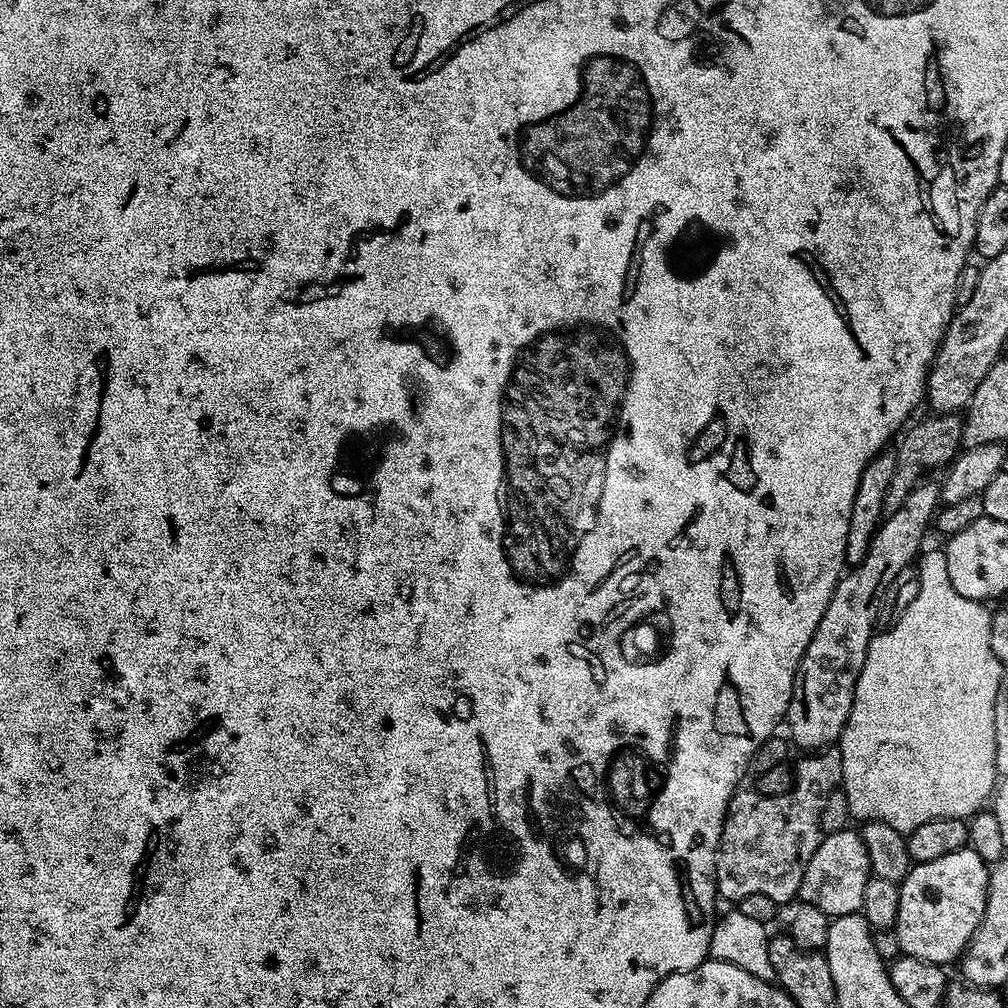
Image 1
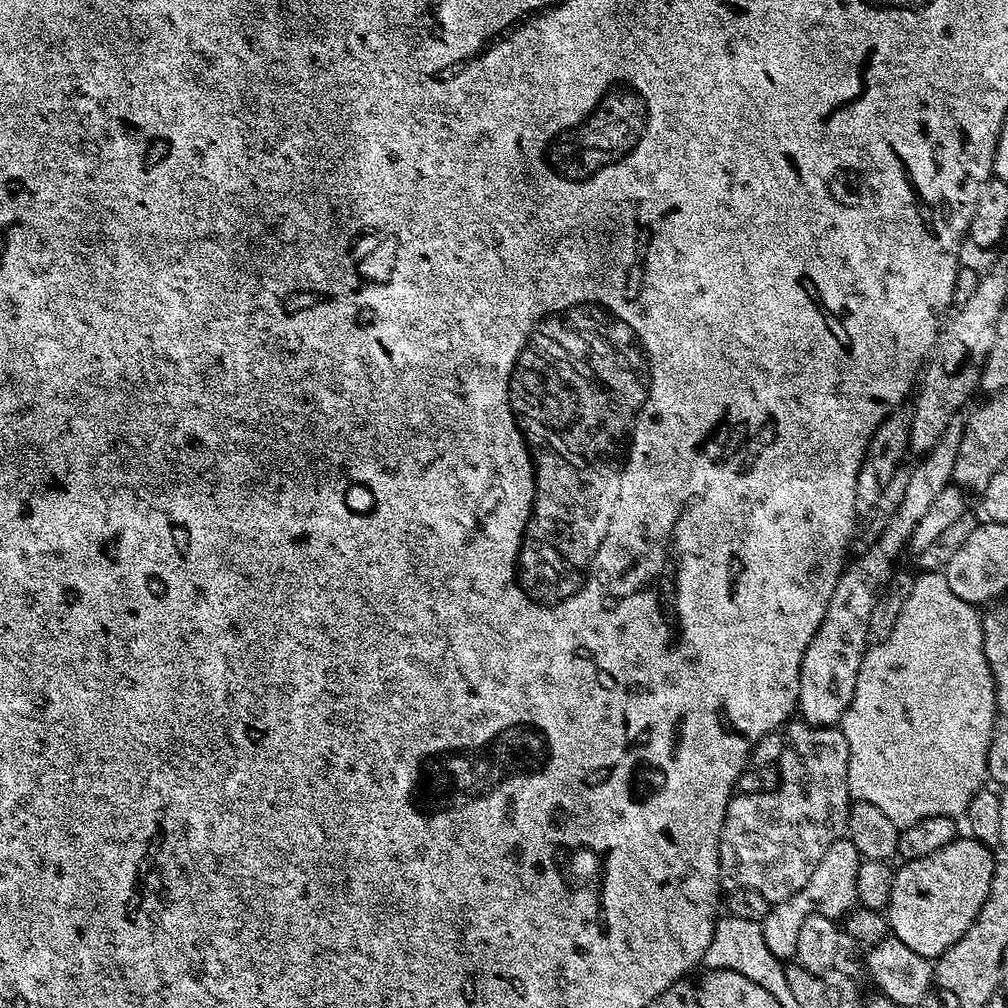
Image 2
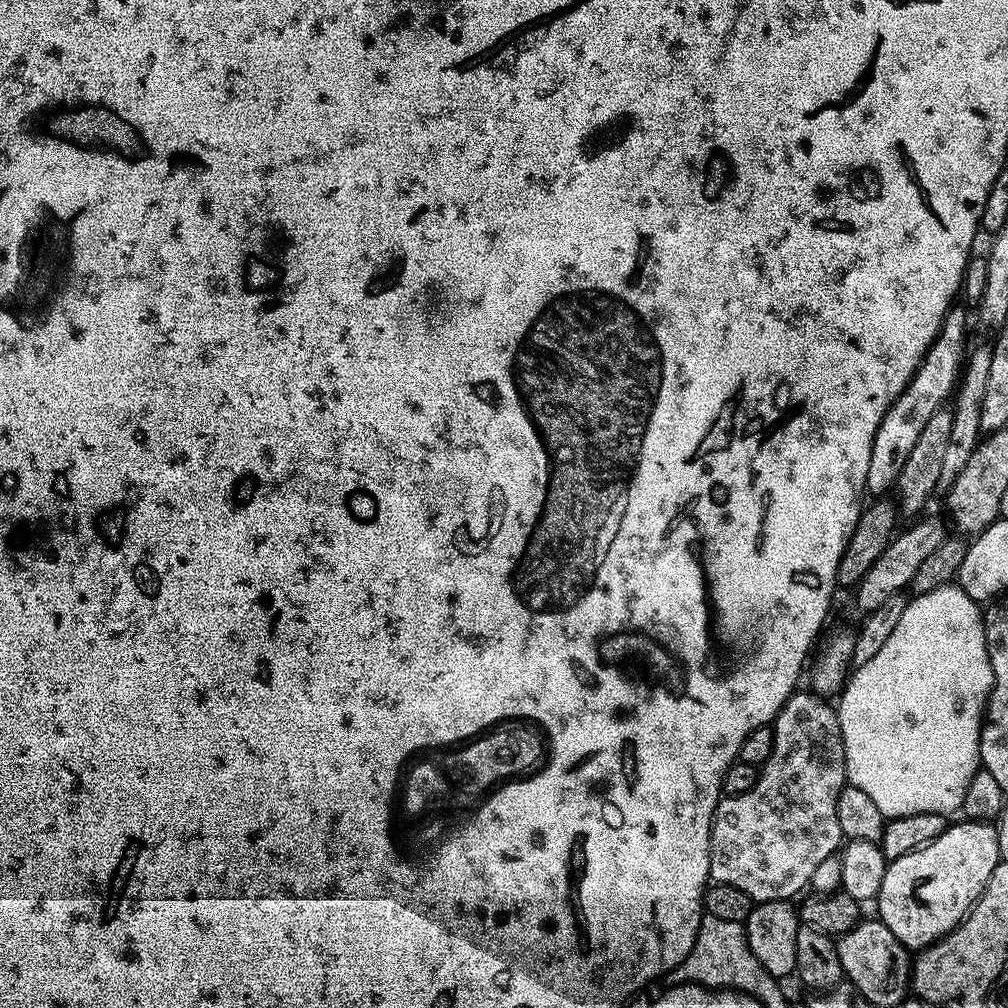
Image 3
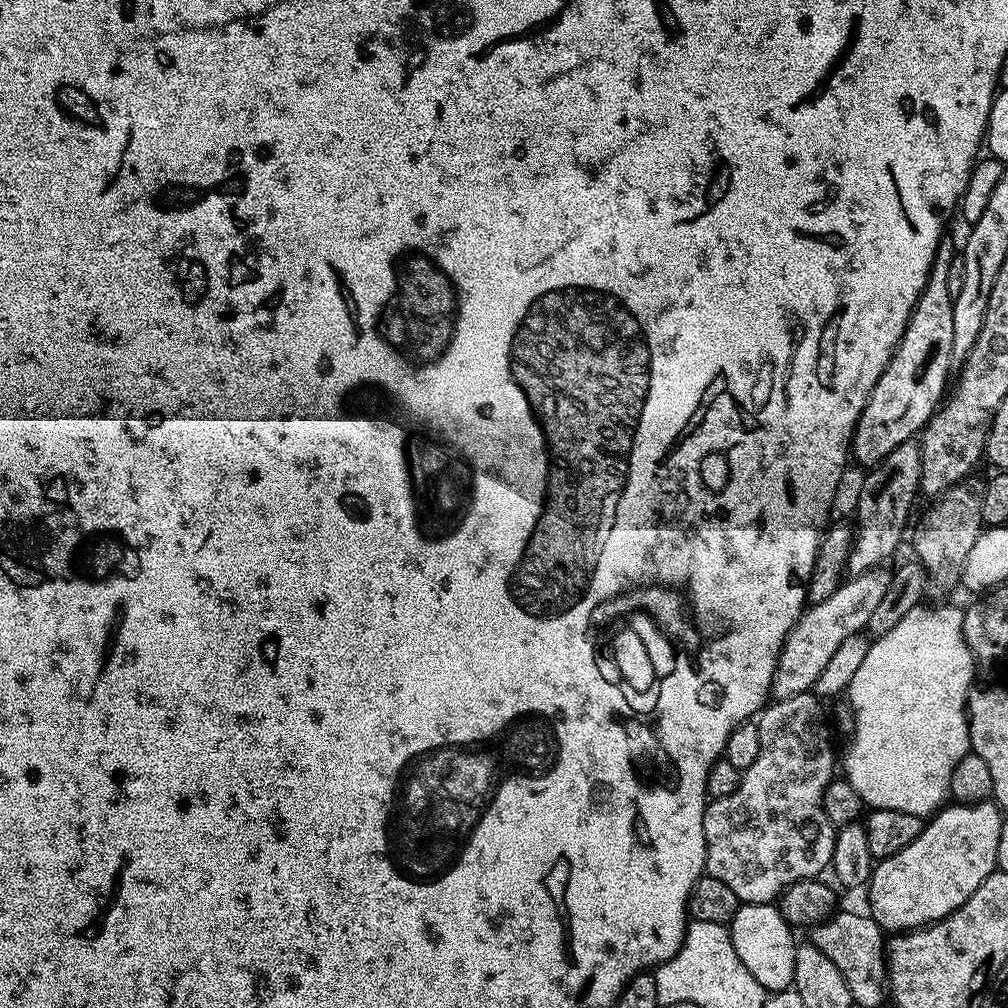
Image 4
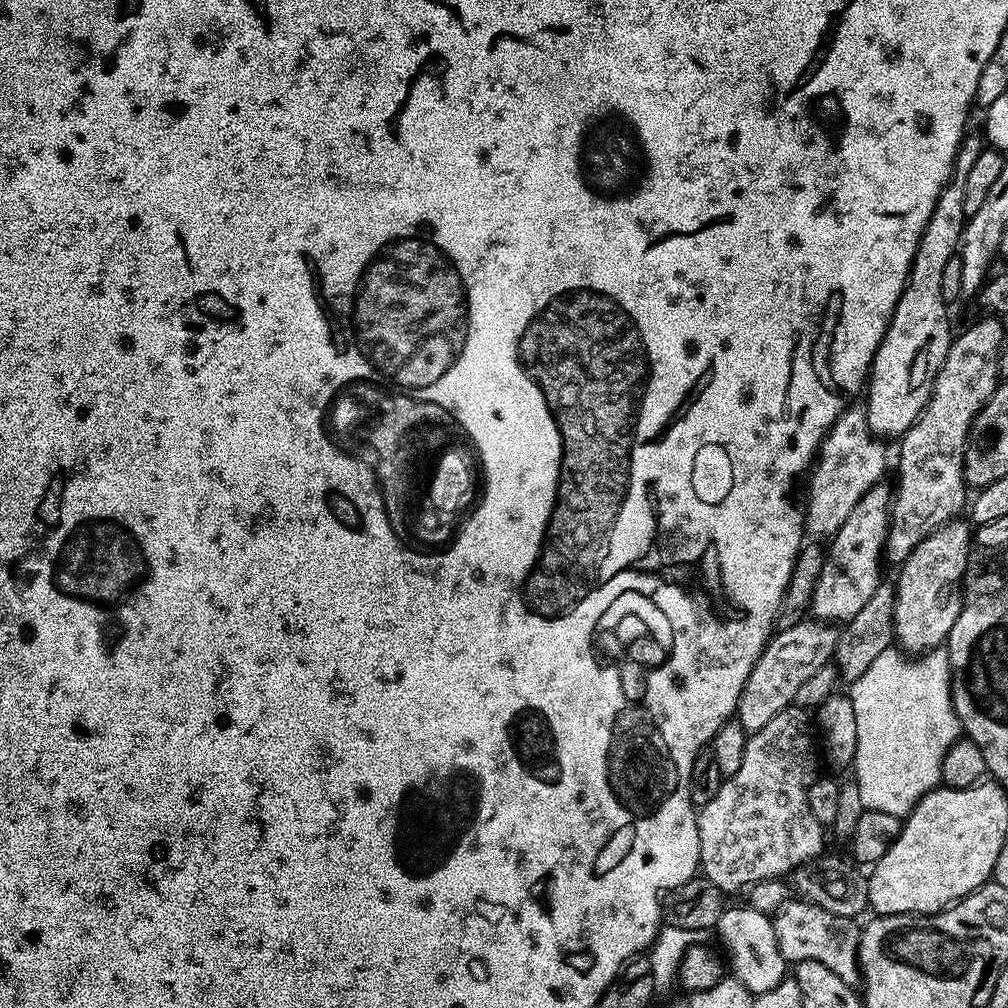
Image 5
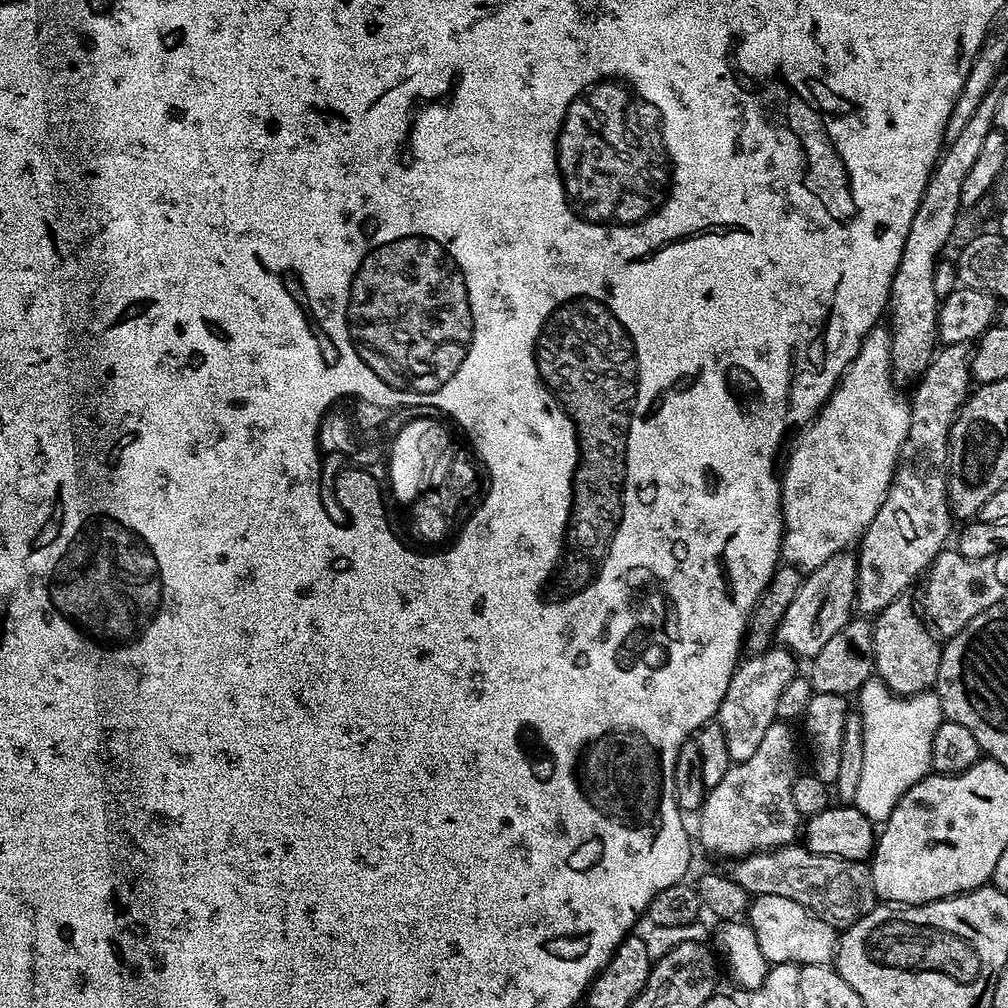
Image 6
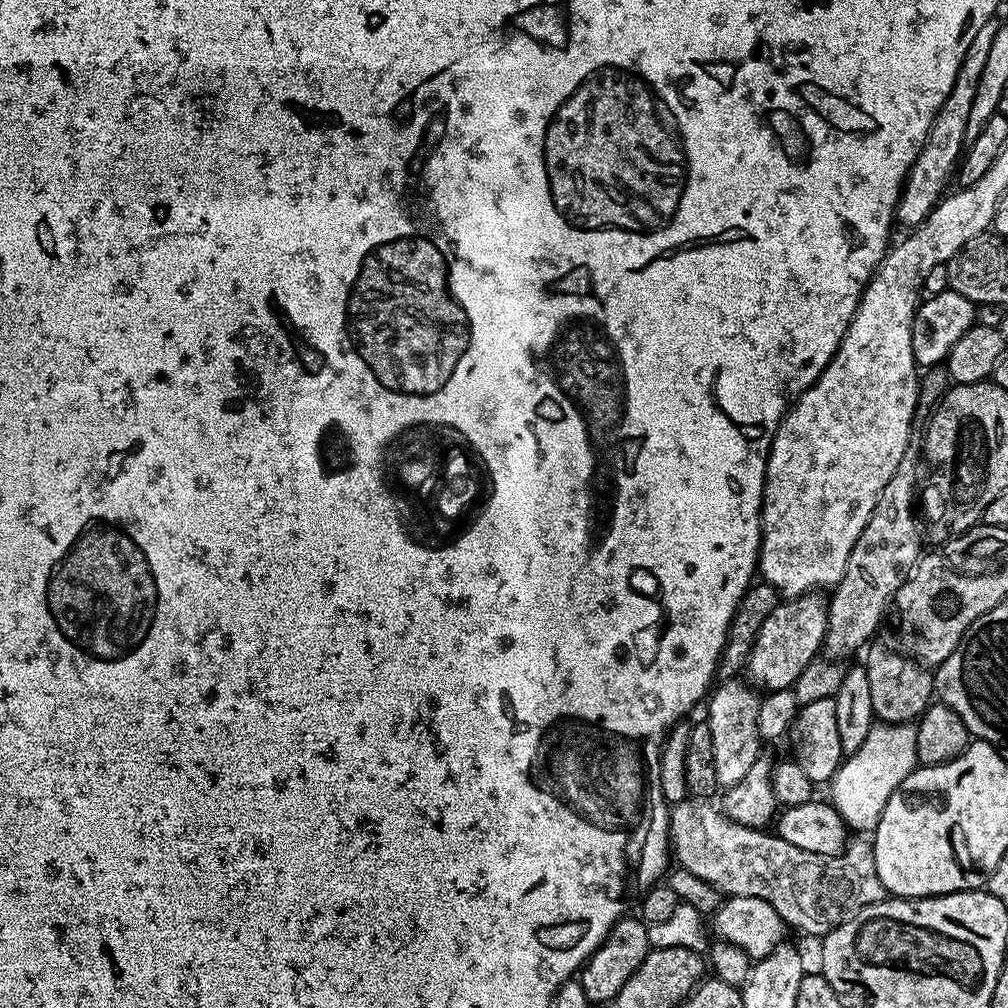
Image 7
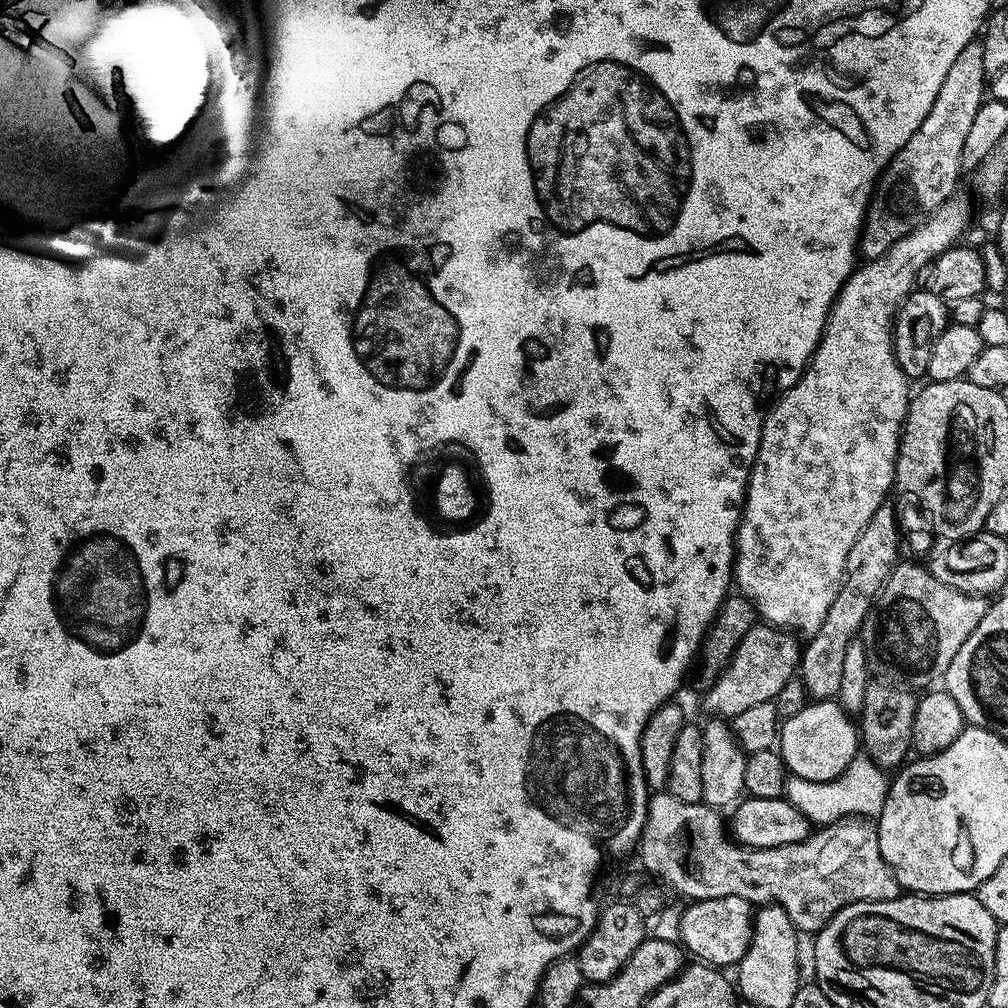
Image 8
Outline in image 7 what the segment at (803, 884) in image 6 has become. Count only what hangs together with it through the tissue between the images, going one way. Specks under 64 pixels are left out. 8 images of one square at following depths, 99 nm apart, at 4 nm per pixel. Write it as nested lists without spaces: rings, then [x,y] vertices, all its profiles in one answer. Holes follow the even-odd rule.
[[[687,798],[680,804],[671,805],[668,835],[670,847],[672,846],[672,852],[676,855],[676,864],[681,869],[702,879],[725,897],[762,898],[778,912],[789,929],[797,928],[808,936],[823,938],[852,913],[876,904],[886,896],[878,878],[878,870],[874,866],[871,843],[864,838],[853,839],[839,856],[810,854],[810,850],[798,850],[798,846],[790,846],[790,842],[771,831],[747,828],[728,819],[717,805],[715,808],[712,802],[705,802],[700,798]]]

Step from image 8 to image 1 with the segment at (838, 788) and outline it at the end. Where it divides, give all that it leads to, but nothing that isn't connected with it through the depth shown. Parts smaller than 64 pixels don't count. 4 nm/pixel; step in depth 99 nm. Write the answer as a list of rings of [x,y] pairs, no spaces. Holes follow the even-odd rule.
[[[925,551],[918,560],[920,574],[918,598],[914,598],[914,602],[911,602],[910,606],[906,606],[904,611],[899,613],[900,621],[893,628],[888,628],[885,632],[877,631],[869,642],[865,665],[862,666],[861,673],[858,674],[857,678],[850,718],[838,741],[849,817],[855,818],[857,816],[860,822],[881,820],[886,822],[886,826],[894,826],[894,830],[905,834],[922,826],[922,822],[930,822],[938,818],[964,820],[975,816],[985,807],[986,801],[993,795],[998,783],[994,710],[996,709],[996,695],[1000,689],[1000,663],[990,646],[993,613],[987,612],[984,609],[987,607],[981,601],[962,598],[962,594],[958,594],[958,590],[954,590],[943,551],[927,552]]]

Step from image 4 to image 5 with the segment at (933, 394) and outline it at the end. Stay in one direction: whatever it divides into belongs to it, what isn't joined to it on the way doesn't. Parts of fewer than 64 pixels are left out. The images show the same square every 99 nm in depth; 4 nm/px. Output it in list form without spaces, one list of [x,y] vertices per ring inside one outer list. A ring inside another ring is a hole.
[[[980,134],[965,135],[960,143],[956,165],[952,167],[952,178],[938,198],[934,214],[930,214],[930,222],[918,242],[904,293],[902,298],[898,298],[892,321],[872,360],[872,371],[866,381],[866,411],[868,429],[877,438],[903,436],[924,411],[932,393],[932,381],[938,370],[942,370],[942,362],[946,362],[954,331],[948,321],[949,305],[942,298],[942,274],[945,273],[946,262],[958,255],[964,239],[964,226],[969,218],[966,214],[966,178],[985,147],[985,137]]]

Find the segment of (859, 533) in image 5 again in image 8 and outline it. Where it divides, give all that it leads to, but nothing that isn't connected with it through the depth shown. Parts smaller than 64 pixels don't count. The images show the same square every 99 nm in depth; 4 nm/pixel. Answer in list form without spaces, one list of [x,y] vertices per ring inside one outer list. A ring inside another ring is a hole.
[[[763,622],[756,623],[746,638],[738,642],[726,670],[722,670],[719,678],[705,691],[708,692],[704,696],[705,710],[716,718],[731,718],[742,714],[749,706],[775,701],[788,680],[797,675],[801,651],[801,641],[793,633]]]

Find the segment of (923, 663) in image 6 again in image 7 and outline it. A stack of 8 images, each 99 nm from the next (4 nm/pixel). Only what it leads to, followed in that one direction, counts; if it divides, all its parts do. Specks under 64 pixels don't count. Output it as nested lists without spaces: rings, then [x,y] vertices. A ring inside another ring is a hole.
[[[884,648],[867,649],[868,660],[864,664],[870,678],[870,699],[877,721],[885,724],[907,724],[915,721],[934,700],[934,676],[925,665],[903,655],[895,656]]]

